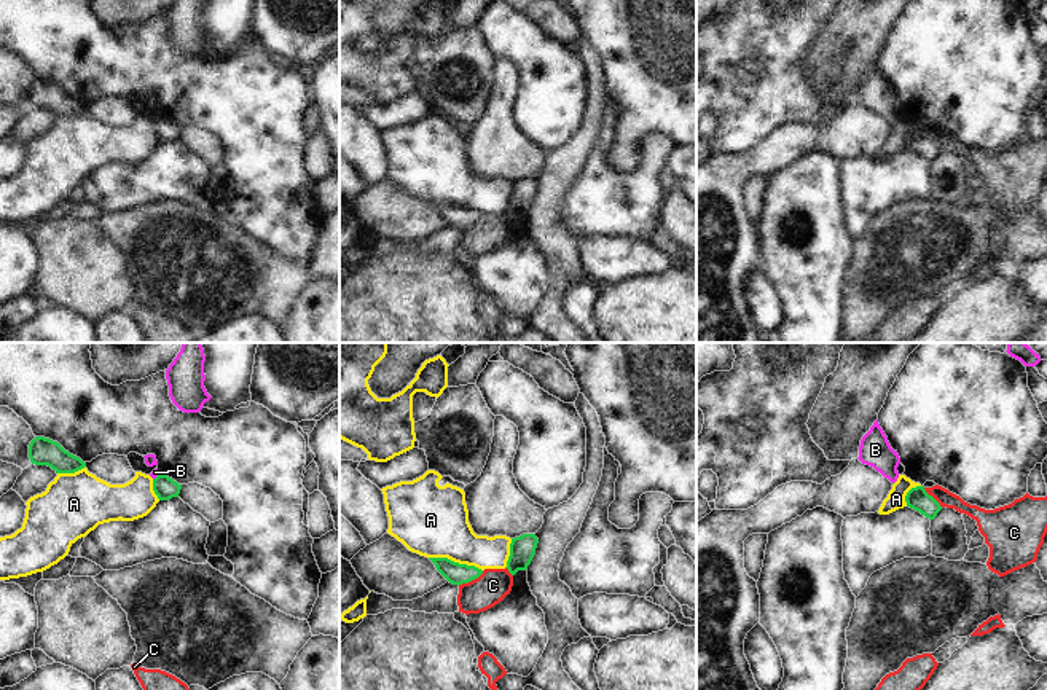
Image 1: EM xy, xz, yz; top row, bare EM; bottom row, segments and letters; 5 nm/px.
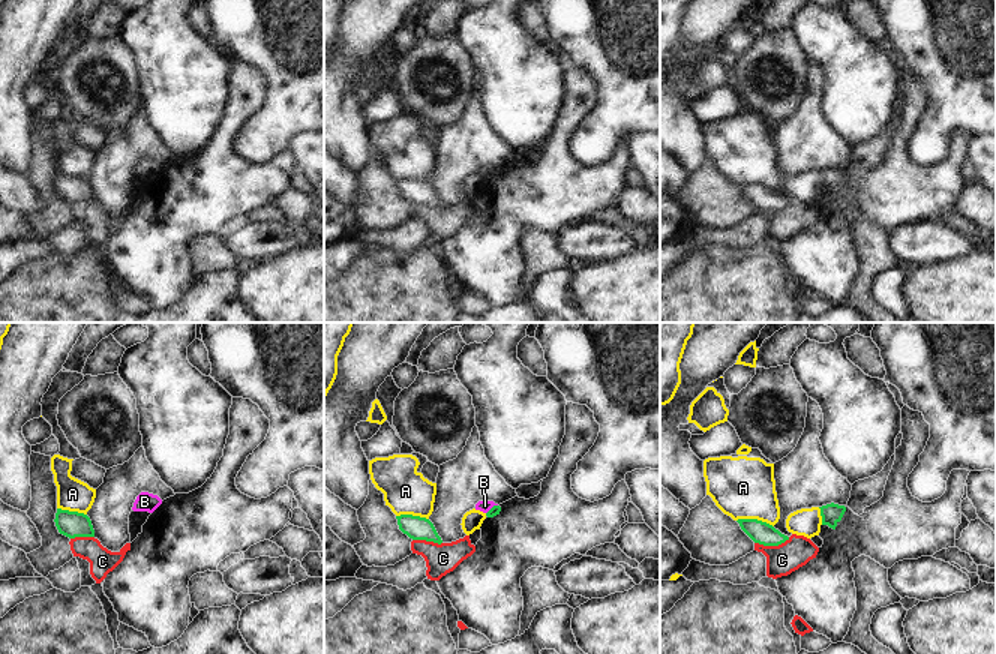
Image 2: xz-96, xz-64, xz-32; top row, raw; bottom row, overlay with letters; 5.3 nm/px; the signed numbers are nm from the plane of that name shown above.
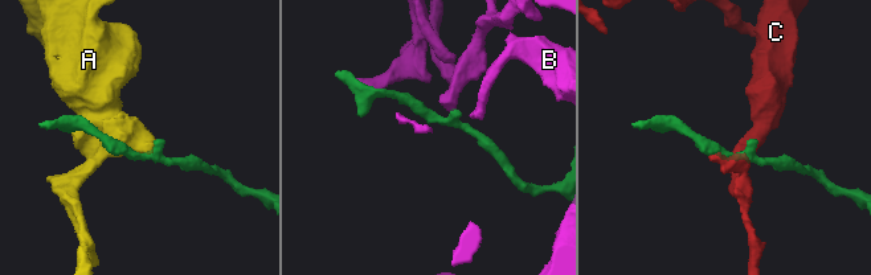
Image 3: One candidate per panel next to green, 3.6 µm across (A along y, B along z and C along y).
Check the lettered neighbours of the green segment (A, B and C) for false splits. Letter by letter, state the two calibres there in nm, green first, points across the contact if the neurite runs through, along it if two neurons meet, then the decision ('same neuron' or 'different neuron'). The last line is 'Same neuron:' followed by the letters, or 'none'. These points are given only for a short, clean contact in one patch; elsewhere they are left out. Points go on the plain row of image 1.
A: 110 nm thick on the green side, 360 nm on the other; different neuron
B: 110 nm thick on the green side, 40 nm on the other; border along xy (158, 117), (153, 123); different neuron
C: 110 nm thick on the green side, 170 nm on the other; different neuron
Same neuron: none

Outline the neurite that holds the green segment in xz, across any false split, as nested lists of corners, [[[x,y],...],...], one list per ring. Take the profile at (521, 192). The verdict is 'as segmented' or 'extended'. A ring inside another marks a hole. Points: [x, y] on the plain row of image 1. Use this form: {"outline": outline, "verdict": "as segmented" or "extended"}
{"outline": [[[523,177],[520,180],[512,182],[510,186],[510,199],[507,204],[507,212],[512,218],[518,214],[526,214],[531,207],[539,182],[535,177]]], "verdict": "as segmented"}

